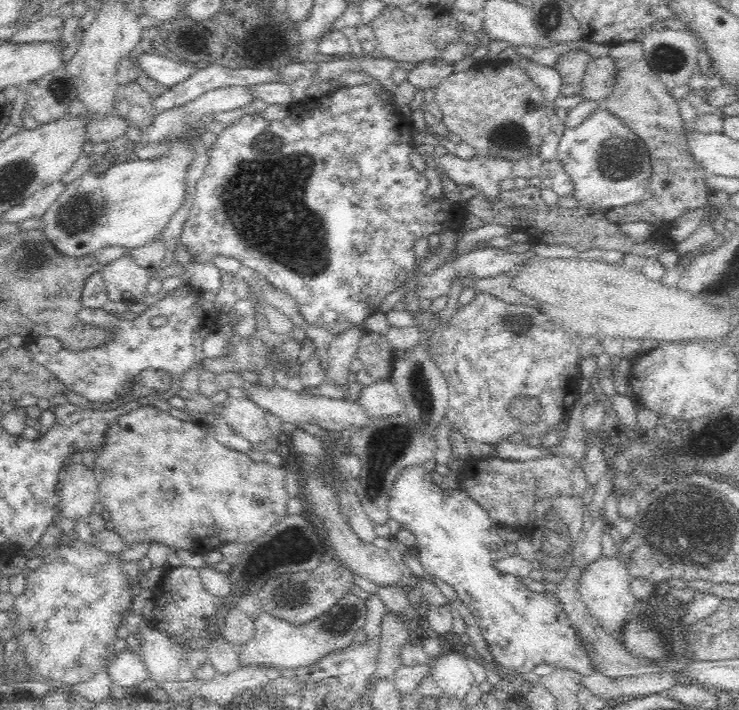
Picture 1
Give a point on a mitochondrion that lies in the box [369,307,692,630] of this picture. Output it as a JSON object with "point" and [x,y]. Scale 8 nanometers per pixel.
{"point":[420,390]}

